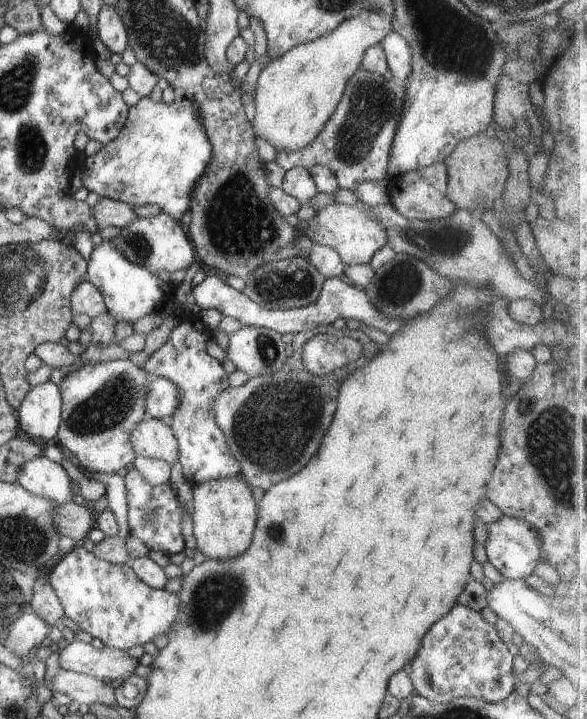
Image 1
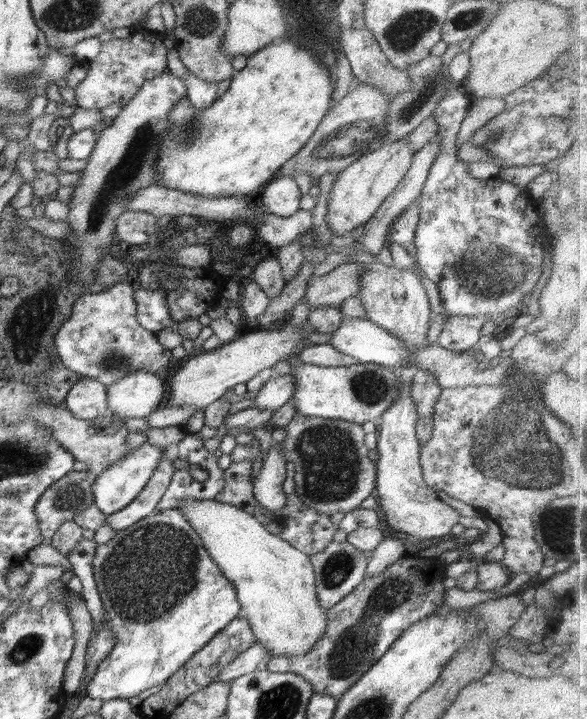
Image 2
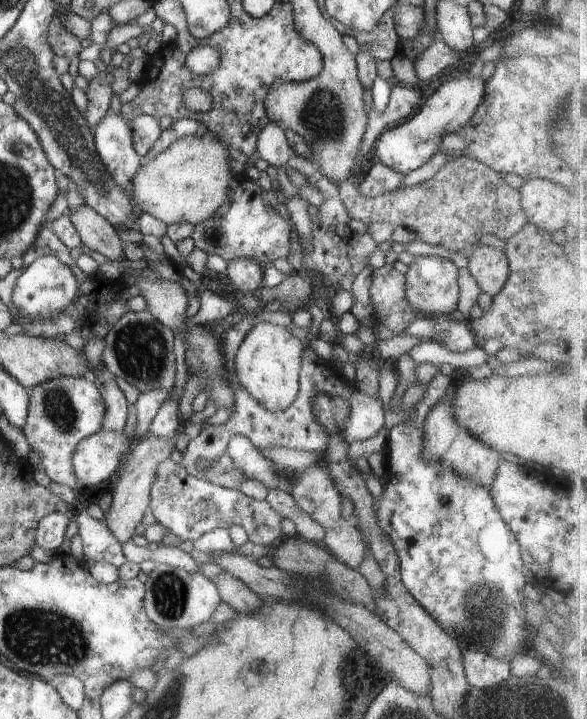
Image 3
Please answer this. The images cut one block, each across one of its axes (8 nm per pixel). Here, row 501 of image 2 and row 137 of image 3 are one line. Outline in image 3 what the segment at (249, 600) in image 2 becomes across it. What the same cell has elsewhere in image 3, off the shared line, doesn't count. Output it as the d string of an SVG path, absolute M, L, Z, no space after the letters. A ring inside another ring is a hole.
M209 131L204 136L186 136L172 142L156 158L141 165L132 176L132 198L143 212L151 214L154 220L172 223L202 224L216 214L222 206L232 182L246 176L251 168L247 161L239 171L230 158L228 146Z

